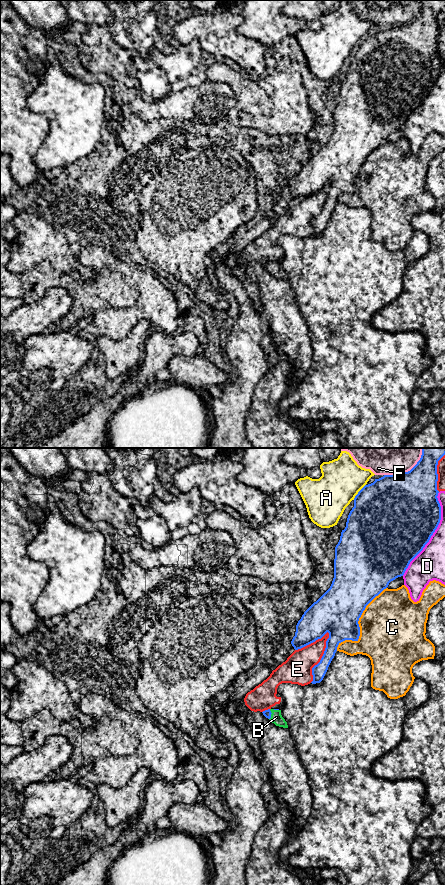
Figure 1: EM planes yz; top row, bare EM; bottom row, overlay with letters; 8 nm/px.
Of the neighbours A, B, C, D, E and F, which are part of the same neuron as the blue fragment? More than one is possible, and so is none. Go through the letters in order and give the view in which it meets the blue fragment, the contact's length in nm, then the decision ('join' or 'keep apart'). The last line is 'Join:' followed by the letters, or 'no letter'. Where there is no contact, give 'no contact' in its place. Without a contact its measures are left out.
A: meets blue in yz; contact 160 nm long; keep apart
B: meets blue in yz; contact 90 nm long; join
C: meets blue in yz; contact 650 nm long; keep apart
D: meets blue in yz; contact 750 nm long; keep apart
E: meets blue in yz; contact 440 nm long; keep apart
F: meets blue in yz; contact 380 nm long; keep apart
Join: B

